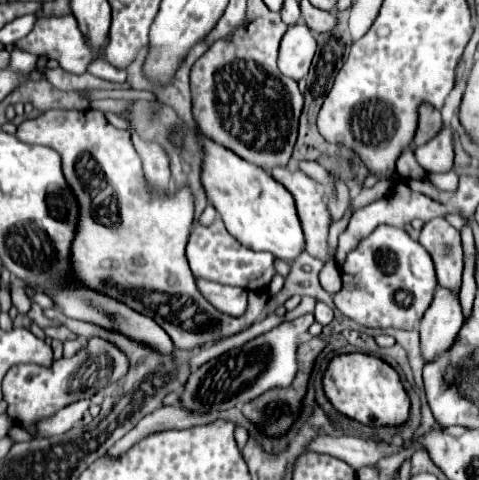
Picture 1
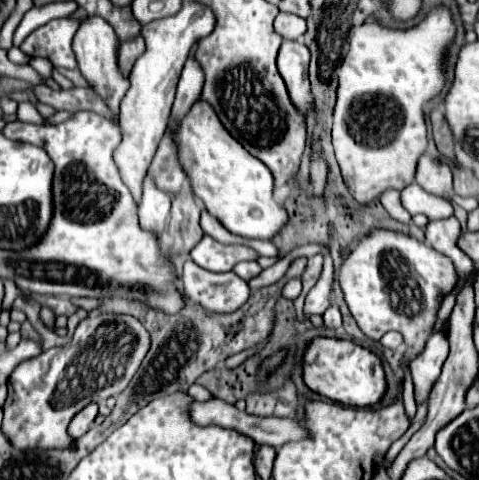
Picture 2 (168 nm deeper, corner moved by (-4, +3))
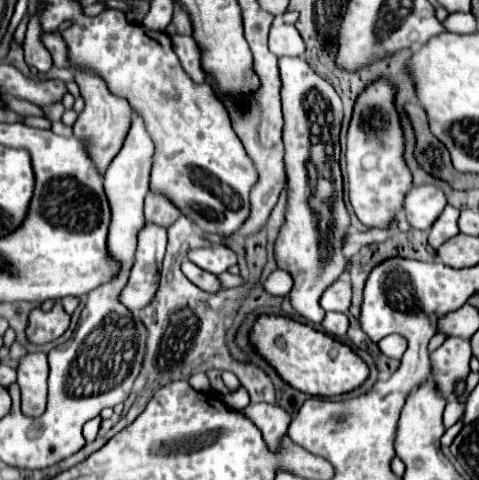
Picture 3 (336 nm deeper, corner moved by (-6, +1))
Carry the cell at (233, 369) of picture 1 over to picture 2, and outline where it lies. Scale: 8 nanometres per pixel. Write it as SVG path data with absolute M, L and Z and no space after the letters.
M327 257L325 265L323 265L323 273L319 275L317 283L313 285L313 289L309 291L309 295L305 297L305 313L313 315L319 313L323 315L325 309L329 309L329 299L331 299L331 291L333 291L333 263Z

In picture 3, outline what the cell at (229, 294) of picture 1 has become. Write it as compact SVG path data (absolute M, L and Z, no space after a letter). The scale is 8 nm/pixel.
M189 259L183 261L181 271L185 273L185 277L187 277L193 285L197 285L199 289L203 289L203 291L207 291L207 293L211 293L211 295L215 295L217 291L223 289L223 287L221 287L221 281L219 281L217 275L199 269L199 267L197 267L195 263L191 263Z

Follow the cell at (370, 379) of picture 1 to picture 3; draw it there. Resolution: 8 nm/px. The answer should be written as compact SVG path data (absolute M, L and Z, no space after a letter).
M259 317L255 327L251 329L251 343L257 347L259 355L265 357L291 387L309 395L345 395L361 387L369 377L367 363L349 345L287 317Z

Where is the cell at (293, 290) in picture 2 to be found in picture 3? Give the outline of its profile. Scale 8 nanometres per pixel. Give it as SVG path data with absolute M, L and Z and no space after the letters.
M277 269L275 273L271 273L271 277L265 281L265 291L269 291L271 295L279 295L279 297L285 297L289 295L289 291L293 289L293 279L287 271L283 269Z

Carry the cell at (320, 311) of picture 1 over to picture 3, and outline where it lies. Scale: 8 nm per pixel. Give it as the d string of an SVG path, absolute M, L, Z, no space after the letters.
M327 313L325 319L323 319L323 323L321 323L321 327L323 327L329 335L333 335L333 337L337 337L337 339L343 339L343 337L345 337L347 325L349 325L349 319L347 319L345 313Z

